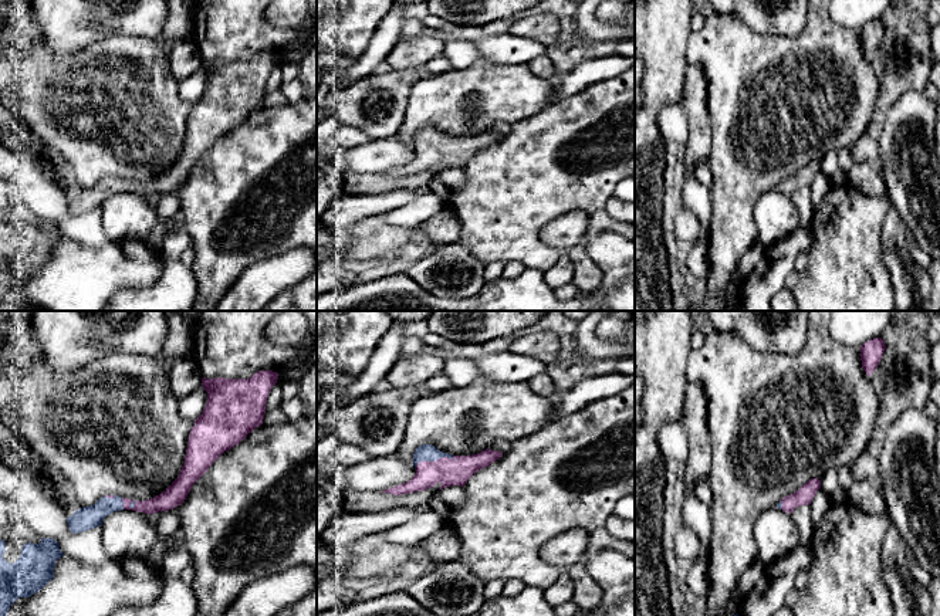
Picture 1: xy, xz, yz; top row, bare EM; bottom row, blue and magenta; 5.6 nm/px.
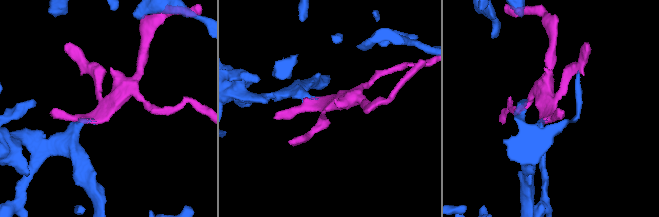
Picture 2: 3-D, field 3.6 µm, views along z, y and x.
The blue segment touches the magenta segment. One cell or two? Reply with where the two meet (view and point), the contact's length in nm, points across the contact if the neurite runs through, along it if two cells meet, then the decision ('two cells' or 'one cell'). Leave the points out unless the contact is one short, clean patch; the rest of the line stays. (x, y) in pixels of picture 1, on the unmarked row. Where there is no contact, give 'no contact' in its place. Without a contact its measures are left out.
contact xz (433, 142); length 240 nm; way xz (426, 134), (433, 142), (440, 149), (456, 154); one cell

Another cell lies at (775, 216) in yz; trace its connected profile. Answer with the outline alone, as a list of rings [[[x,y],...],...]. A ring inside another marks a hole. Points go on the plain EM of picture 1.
[[[774,189],[763,194],[754,206],[754,223],[764,246],[785,238],[798,229],[799,214],[791,196]]]

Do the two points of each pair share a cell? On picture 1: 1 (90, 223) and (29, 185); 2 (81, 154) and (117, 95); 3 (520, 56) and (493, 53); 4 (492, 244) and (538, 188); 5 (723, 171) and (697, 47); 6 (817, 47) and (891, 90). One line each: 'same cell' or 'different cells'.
1: same cell
2: same cell
3: same cell
4: same cell
5: same cell
6: different cells

